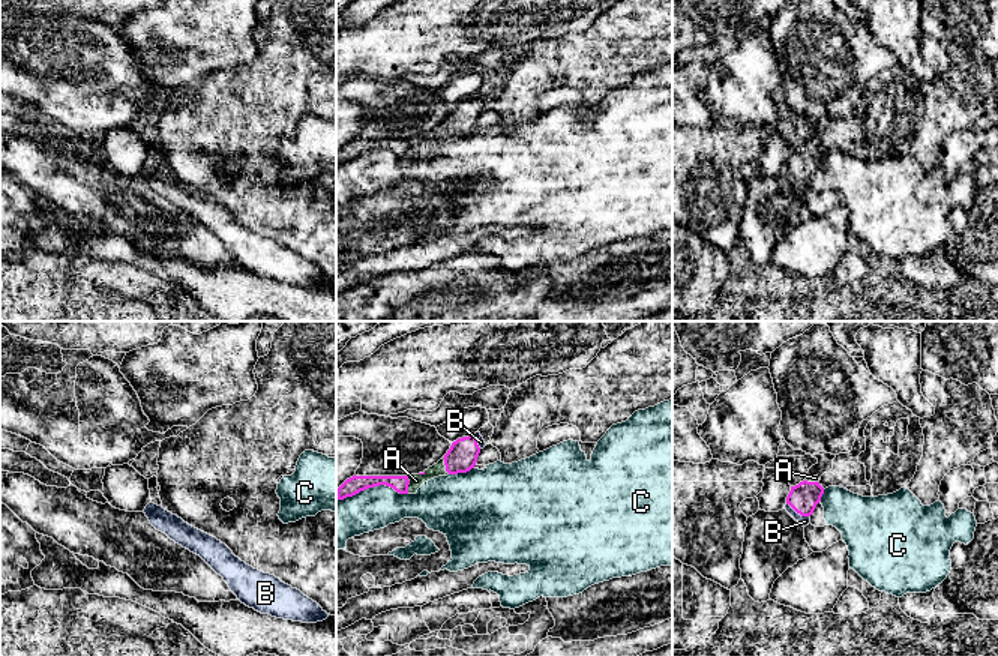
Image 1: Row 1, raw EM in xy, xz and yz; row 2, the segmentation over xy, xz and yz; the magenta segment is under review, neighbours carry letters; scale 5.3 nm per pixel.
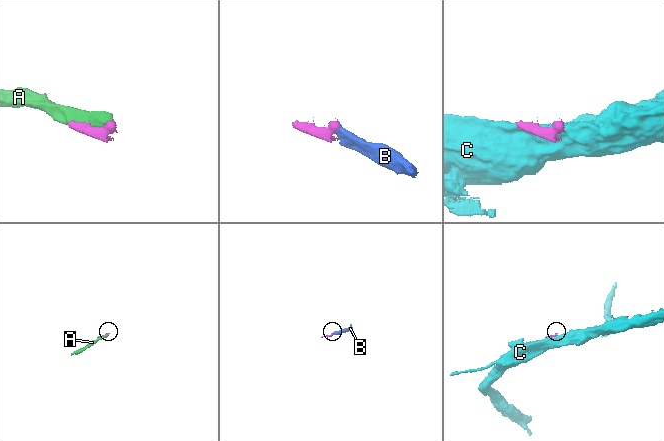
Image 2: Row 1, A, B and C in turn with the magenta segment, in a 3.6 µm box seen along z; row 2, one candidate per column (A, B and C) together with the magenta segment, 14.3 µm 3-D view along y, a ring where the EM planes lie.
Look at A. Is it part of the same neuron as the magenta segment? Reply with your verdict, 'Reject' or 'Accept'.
Accept

